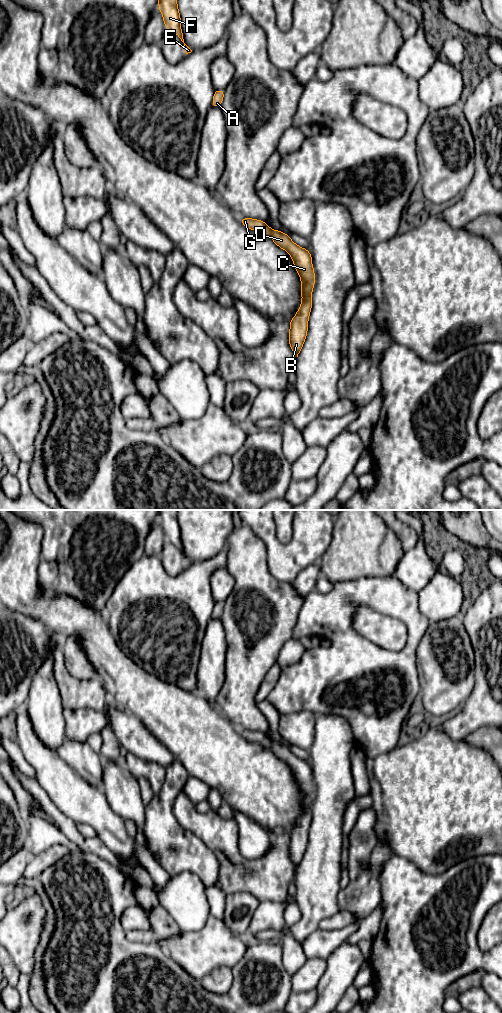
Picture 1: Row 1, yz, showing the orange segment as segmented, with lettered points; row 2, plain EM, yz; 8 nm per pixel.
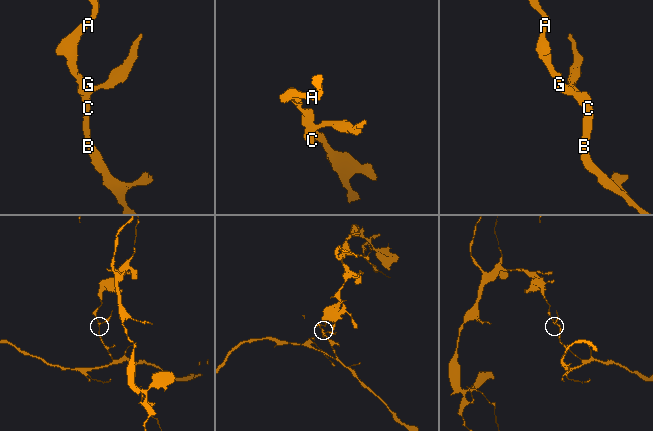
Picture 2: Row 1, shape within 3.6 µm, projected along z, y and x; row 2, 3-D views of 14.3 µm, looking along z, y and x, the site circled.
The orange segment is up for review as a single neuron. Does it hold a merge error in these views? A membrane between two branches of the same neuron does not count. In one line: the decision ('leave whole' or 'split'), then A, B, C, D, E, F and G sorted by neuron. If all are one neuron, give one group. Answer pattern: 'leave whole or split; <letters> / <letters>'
split; A E F G / B C D

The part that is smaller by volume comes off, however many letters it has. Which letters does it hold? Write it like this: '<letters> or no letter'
B, C, D

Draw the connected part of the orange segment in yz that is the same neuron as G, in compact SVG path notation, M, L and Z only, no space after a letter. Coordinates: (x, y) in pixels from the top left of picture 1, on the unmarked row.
M240 730L240 734L248 741L258 743L262 747L271 749L272 741L263 732Z

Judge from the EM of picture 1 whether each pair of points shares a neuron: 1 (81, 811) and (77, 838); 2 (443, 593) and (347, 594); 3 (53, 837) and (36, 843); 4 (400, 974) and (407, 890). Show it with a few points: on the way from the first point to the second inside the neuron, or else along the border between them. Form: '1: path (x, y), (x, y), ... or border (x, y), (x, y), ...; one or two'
1: border (57, 808), (75, 824); two
2: border (417, 593), (418, 610), (424, 616); two
3: path (49, 837), (42, 837), (40, 839); one
4: path (400, 953), (401, 911); one

